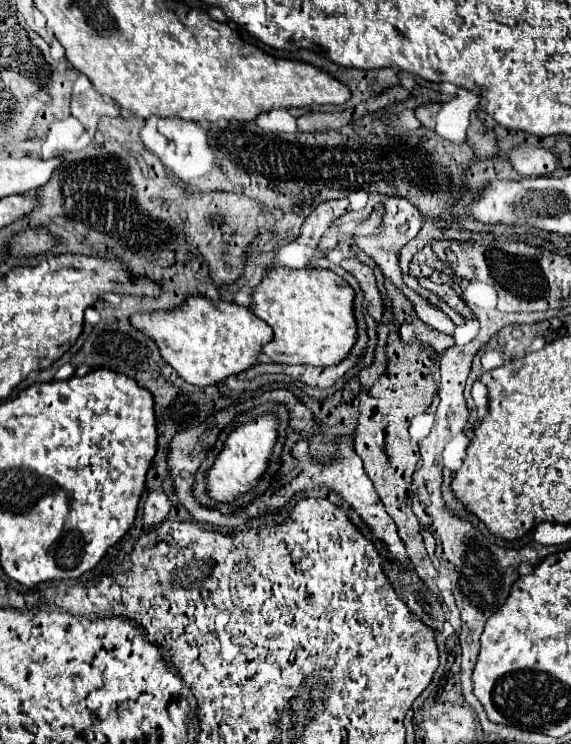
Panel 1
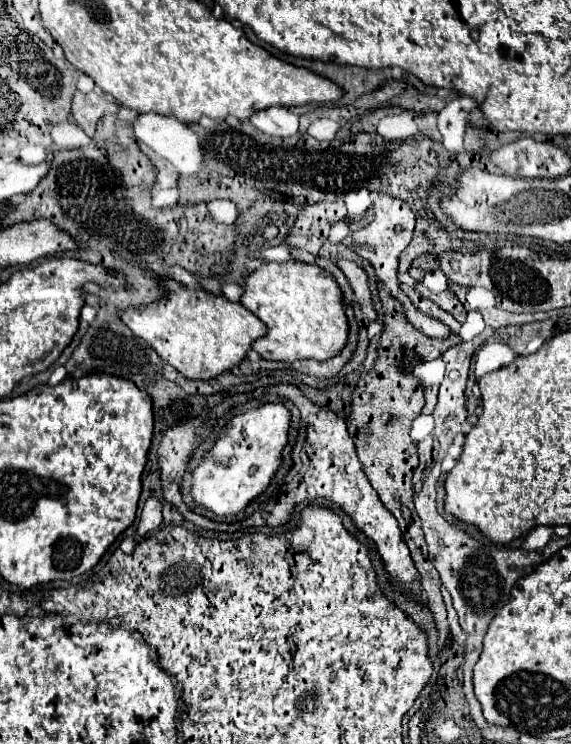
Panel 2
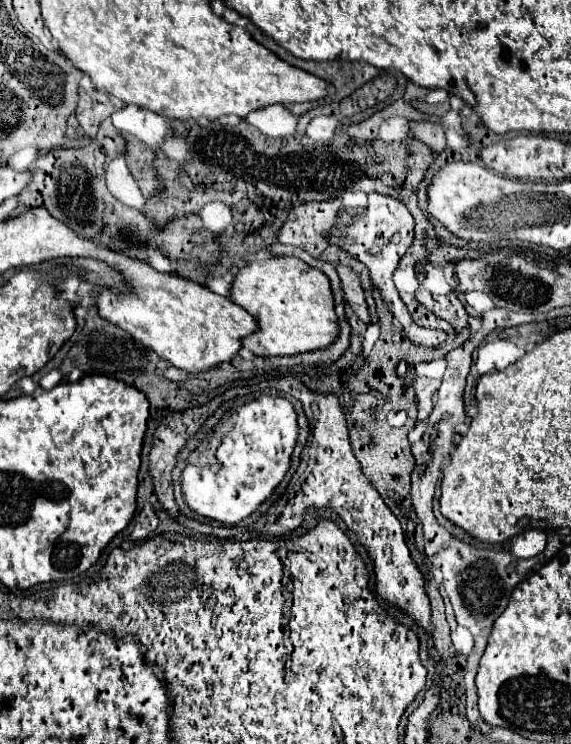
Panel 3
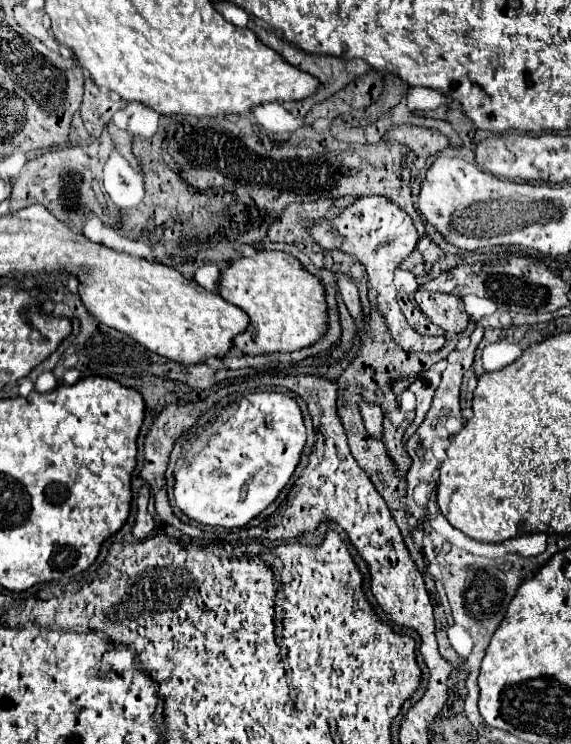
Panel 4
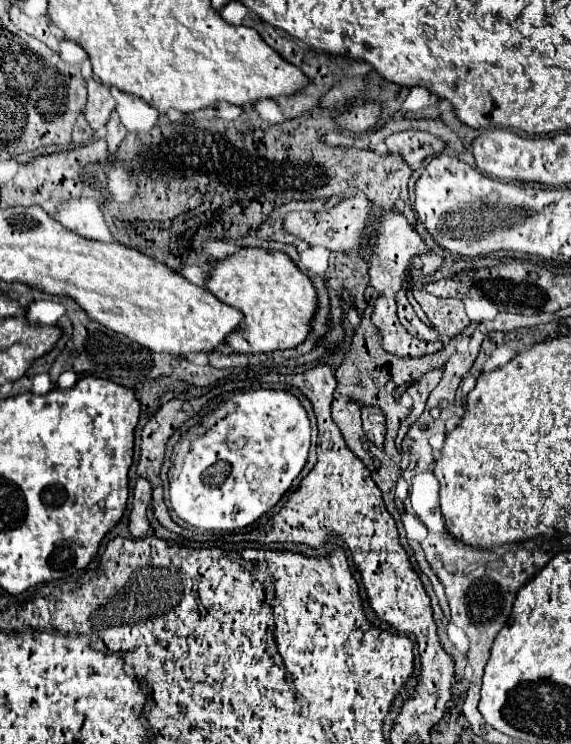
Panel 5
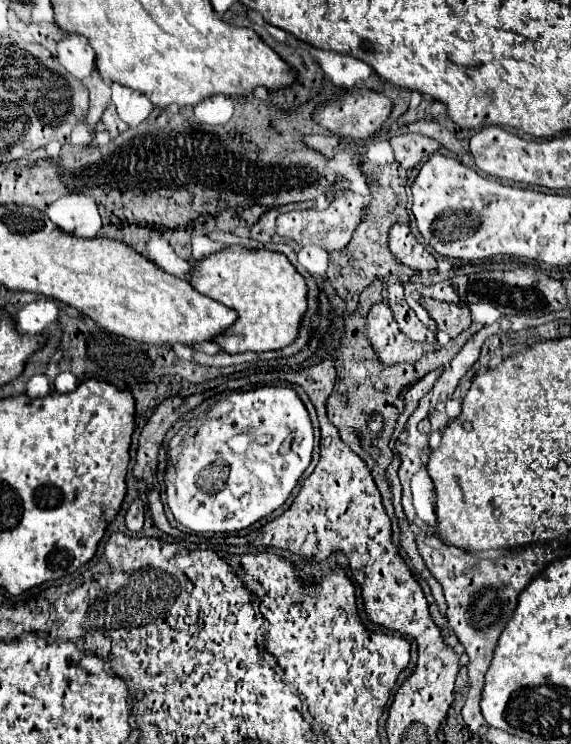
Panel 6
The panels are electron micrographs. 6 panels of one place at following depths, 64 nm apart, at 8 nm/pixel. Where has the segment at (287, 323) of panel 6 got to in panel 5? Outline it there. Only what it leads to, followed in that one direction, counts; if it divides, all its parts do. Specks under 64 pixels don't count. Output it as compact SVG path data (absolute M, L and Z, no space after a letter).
M240 248L238 252L212 262L206 290L244 314L240 328L226 340L234 352L260 354L294 348L304 342L310 332L310 318L316 310L316 290L310 278L304 276L284 252Z

